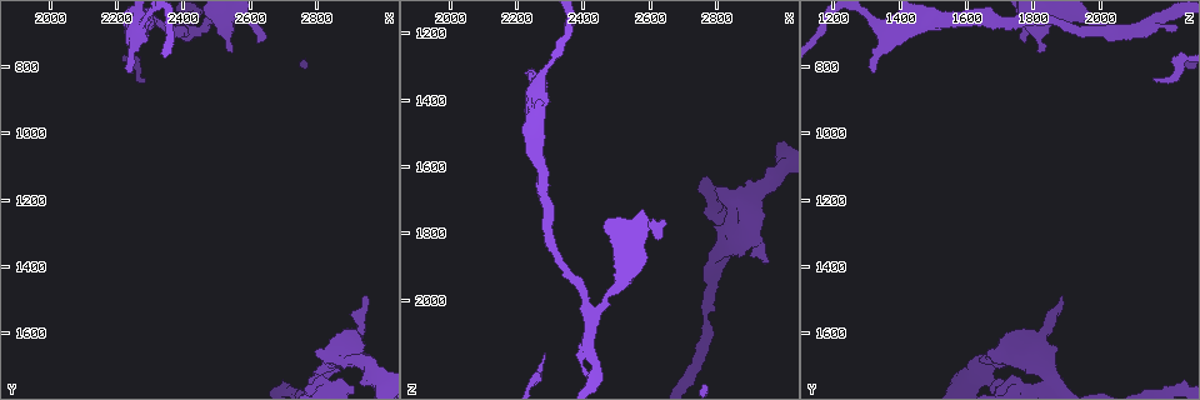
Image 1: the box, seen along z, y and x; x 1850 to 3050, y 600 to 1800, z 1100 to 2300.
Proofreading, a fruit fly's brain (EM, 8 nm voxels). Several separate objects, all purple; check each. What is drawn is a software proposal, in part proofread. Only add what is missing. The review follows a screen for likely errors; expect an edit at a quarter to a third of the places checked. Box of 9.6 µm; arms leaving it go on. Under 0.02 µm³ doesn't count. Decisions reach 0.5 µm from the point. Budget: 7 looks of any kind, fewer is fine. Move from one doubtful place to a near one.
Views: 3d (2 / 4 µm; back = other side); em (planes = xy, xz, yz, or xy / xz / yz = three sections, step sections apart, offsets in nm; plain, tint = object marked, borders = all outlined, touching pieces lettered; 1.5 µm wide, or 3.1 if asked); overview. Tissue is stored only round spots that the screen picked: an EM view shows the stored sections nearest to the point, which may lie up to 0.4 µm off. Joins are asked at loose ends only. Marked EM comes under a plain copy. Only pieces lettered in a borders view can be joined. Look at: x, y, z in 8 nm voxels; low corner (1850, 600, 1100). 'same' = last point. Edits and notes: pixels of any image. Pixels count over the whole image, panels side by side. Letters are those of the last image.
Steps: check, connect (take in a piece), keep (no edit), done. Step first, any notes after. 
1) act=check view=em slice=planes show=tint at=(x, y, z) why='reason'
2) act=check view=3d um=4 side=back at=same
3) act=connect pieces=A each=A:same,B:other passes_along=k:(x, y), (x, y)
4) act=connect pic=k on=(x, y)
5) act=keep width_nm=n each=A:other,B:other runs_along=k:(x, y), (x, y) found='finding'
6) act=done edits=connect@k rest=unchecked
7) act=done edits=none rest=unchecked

act=check view=em slice=planes show=borders at=(2240, 820, 1320) why='branch stops here'

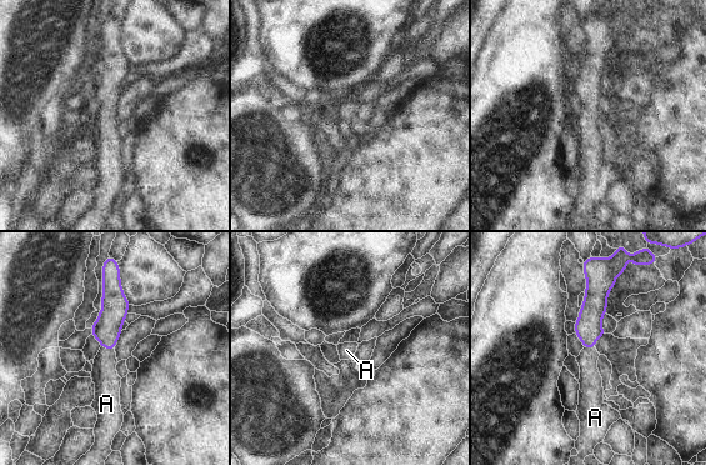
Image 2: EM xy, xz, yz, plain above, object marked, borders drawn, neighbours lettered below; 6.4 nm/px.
act=connect pieces=A each=A:same found='it goes on there'

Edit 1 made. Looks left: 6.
act=check view=3d um=4 at=(2790, 1670, 1660) why='stops while still wide'

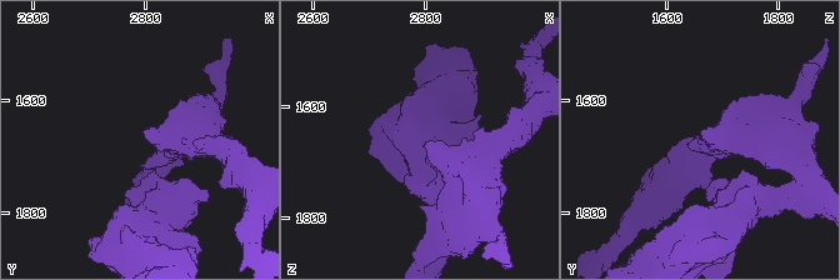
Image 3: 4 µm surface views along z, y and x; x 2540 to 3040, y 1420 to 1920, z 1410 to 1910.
act=check view=em slice=planes show=borders at=(2795, 1665, 1670) why='need the tissue'

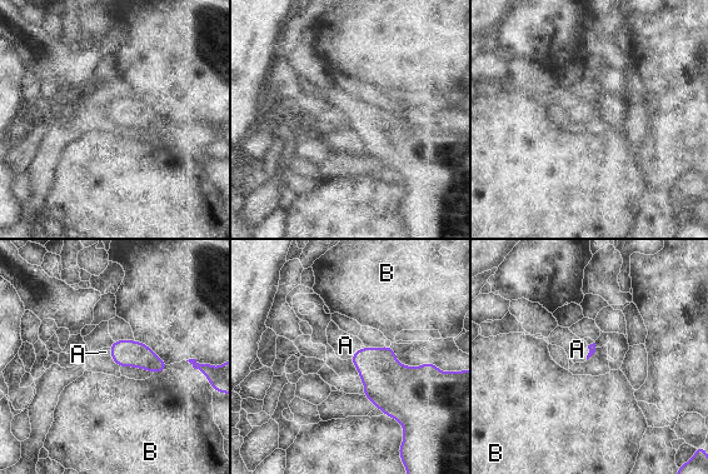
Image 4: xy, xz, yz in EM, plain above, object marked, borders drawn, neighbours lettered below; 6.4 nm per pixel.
act=connect pieces=A each=A:same,B:other passes_along=4:(384, 379), (357, 352), (345, 345) found='the cell continues'

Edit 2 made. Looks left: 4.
act=check view=overview why='redraw'

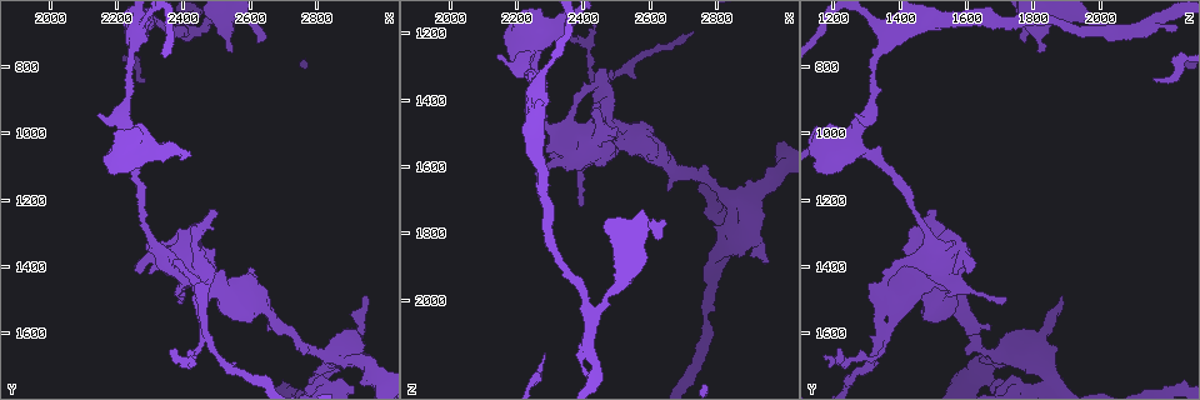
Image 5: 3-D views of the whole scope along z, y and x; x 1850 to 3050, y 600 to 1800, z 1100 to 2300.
act=check view=3d um=4 at=(2960, 1480, 1890) why='branch stops here'

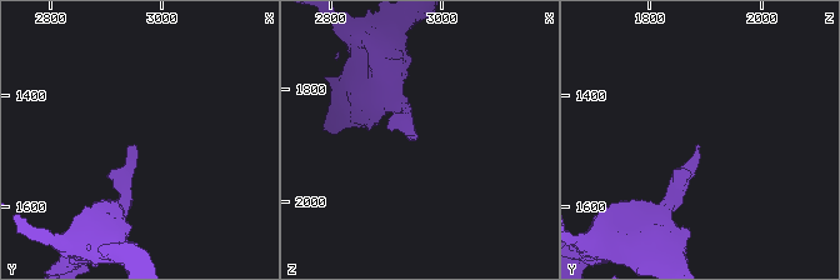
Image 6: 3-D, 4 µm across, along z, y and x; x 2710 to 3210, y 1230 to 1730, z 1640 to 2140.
act=check view=em slice=yz step=4 show=borders at=(2960, 1495, 1885) why='shape alone is not enough'

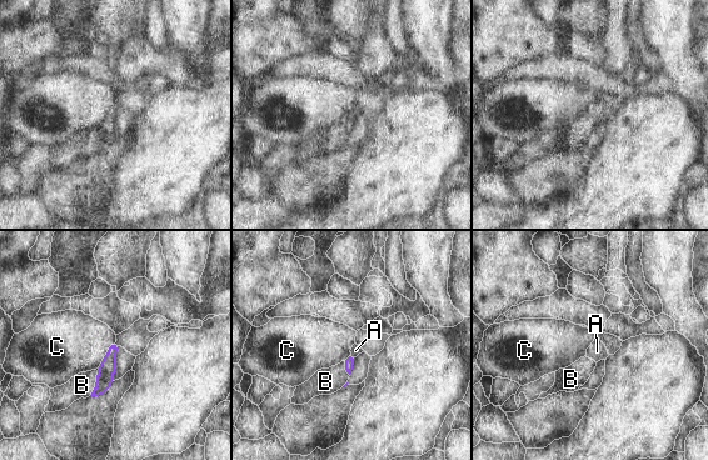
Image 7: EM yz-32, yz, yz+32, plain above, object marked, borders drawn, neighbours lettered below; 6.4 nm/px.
act=keep longest_contact=C:220nm each=A:other,B:other,C:other found='no lettered piece goes on from it'

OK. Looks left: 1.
act=done edits=connect@2,connect@4 rest=unchecked

